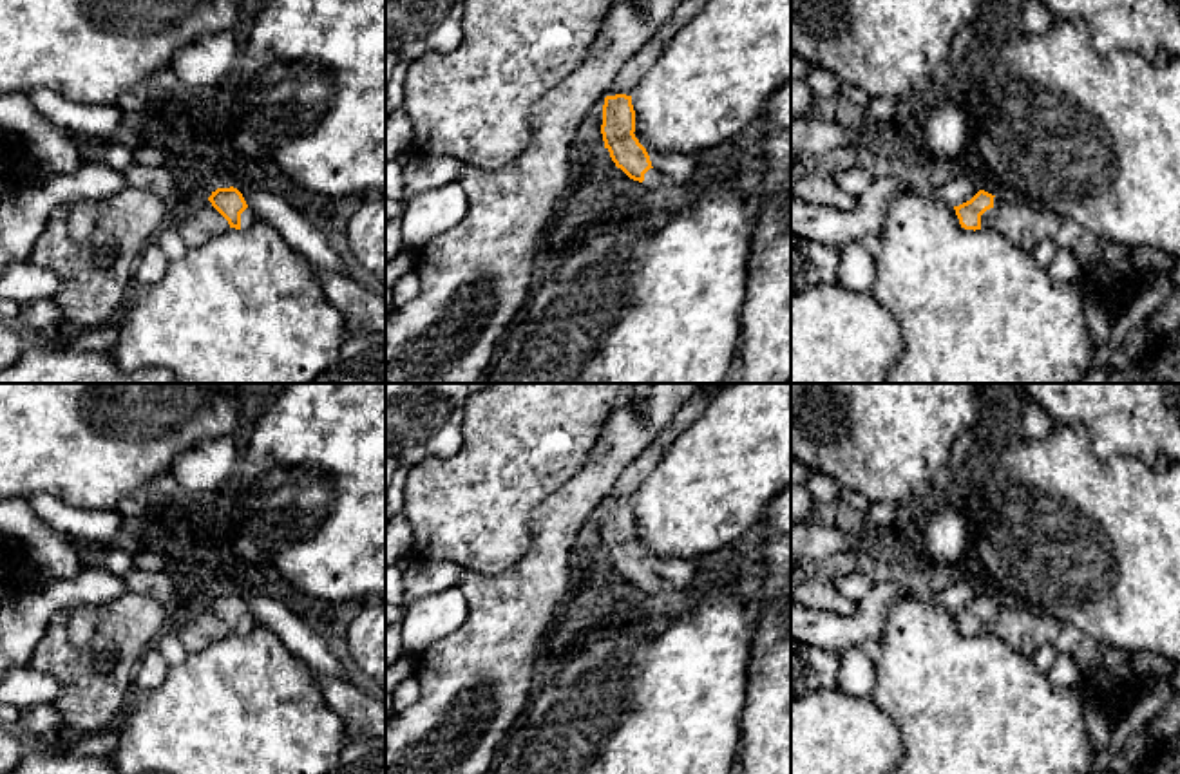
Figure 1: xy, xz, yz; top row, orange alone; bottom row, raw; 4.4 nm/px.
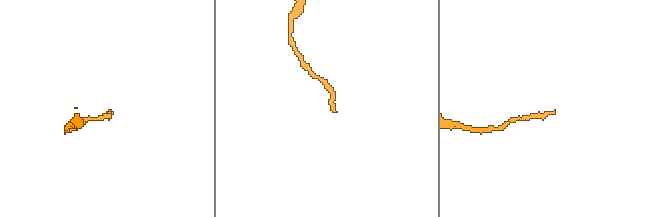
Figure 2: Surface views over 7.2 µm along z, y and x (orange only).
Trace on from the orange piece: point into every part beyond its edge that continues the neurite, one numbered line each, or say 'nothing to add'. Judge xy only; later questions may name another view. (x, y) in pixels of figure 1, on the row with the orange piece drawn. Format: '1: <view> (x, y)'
1: xy (248, 216)

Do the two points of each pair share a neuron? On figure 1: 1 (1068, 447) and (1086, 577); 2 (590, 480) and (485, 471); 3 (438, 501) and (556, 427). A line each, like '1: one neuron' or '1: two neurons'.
1: one neuron
2: two neurons
3: one neuron

